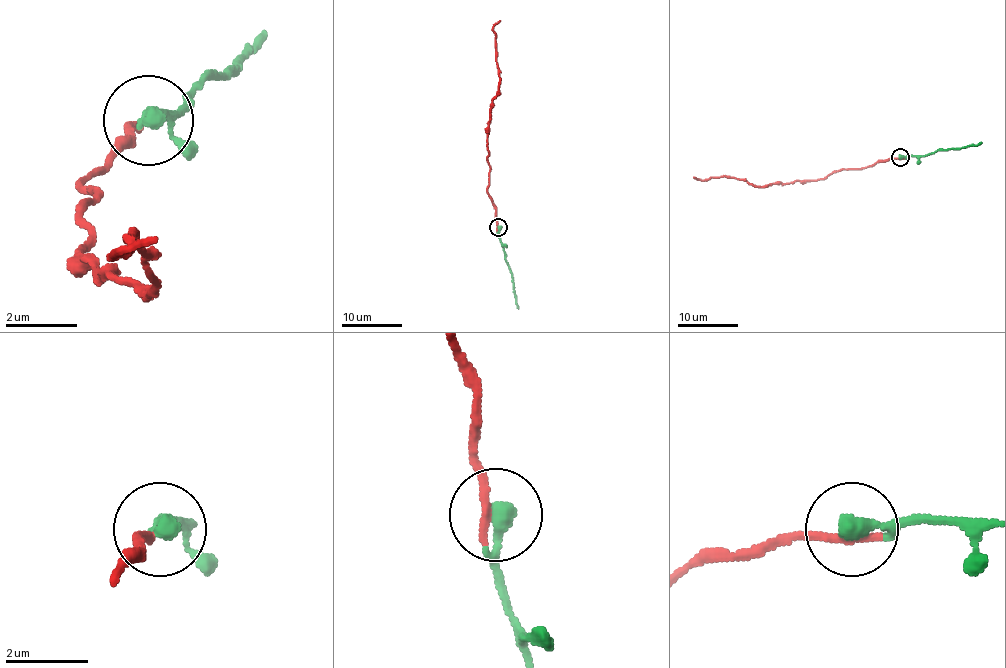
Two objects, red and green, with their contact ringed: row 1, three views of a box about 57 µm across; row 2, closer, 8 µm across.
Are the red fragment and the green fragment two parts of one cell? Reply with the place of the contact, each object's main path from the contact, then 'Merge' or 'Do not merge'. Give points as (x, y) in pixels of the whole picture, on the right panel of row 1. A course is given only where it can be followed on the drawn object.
Place: (900, 157). Course of red: (900, 158), (836, 170), (819, 179), (763, 187), (725, 176), (701, 179), (693, 176). Course of green: (900, 157), (923, 157), (982, 143). Merge

